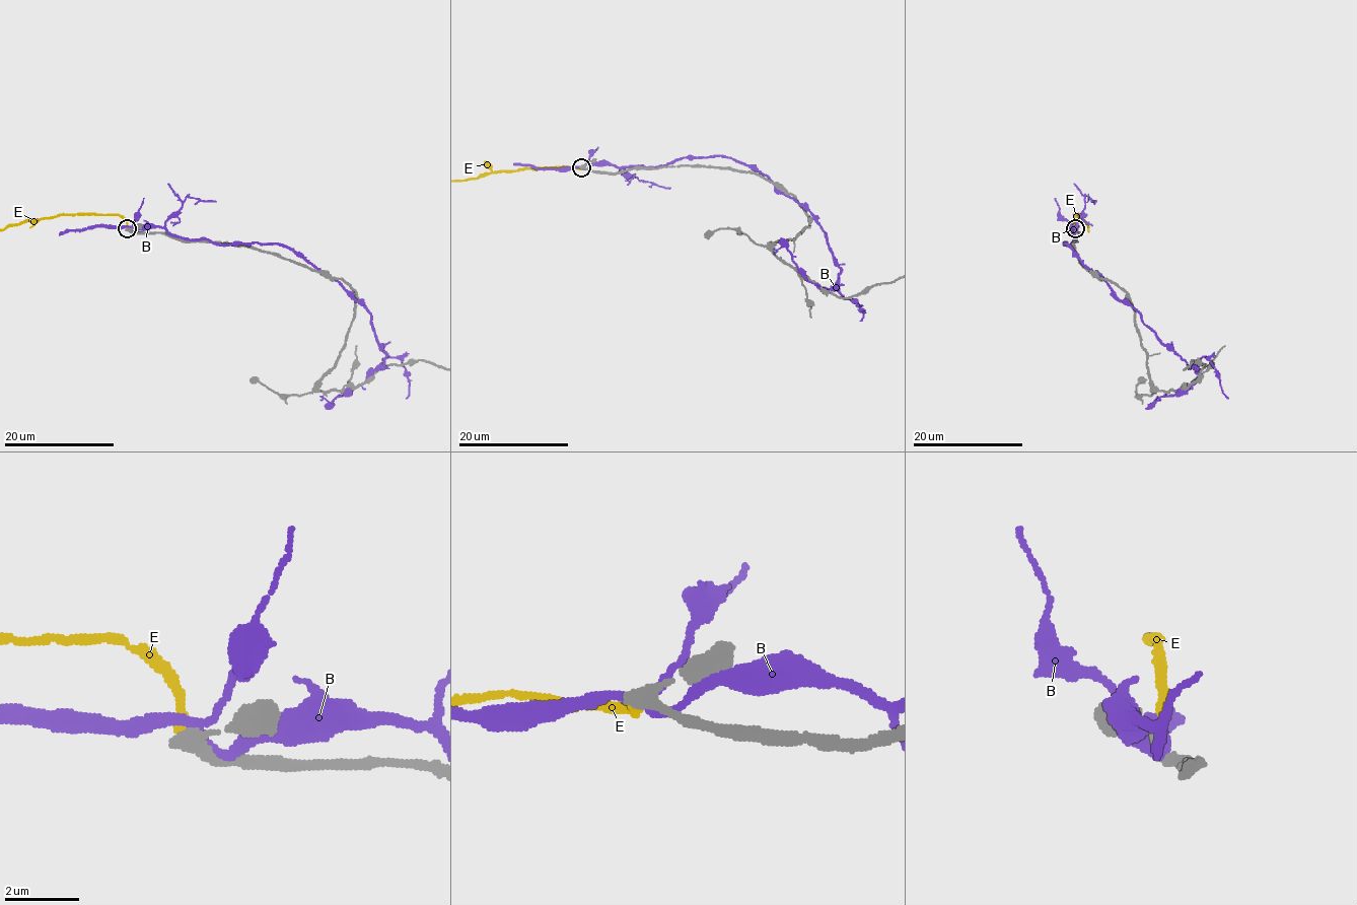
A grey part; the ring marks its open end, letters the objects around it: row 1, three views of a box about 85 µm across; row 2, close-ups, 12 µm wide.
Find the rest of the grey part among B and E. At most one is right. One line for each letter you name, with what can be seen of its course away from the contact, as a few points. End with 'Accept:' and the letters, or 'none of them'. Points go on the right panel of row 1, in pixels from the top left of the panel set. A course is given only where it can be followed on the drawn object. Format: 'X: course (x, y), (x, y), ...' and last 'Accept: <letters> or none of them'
E: course (1075, 228), (1056, 264), (1002, 185), (1022, 186), (1056, 384), (1013, 368)
Accept: E

